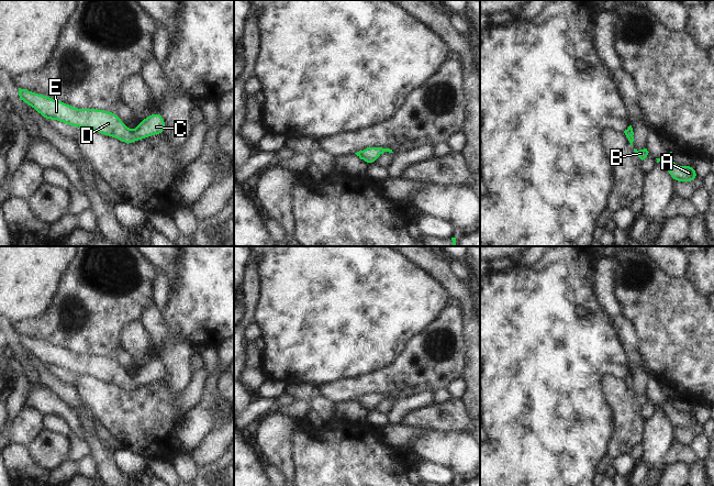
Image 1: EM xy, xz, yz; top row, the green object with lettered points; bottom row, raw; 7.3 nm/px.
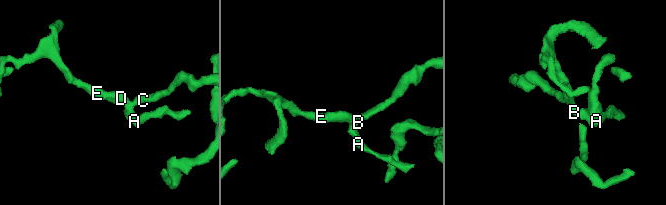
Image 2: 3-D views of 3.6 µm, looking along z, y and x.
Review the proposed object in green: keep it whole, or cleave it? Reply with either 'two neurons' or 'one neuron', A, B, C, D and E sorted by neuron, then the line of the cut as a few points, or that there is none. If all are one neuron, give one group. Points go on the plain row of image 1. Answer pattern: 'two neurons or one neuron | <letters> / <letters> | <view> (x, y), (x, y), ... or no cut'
one neuron | A B C D E | no cut

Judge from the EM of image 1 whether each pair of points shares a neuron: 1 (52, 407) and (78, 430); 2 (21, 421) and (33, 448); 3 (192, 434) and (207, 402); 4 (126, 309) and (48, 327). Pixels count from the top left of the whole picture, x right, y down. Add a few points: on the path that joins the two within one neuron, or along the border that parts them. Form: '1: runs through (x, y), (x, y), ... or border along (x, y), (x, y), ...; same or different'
1: runs through (59, 408), (74, 422); same
2: border along (42, 428), (24, 445); different
3: runs through (197, 427), (207, 410); same
4: runs through (107, 309), (103, 309), (80, 332), (68, 335); same

